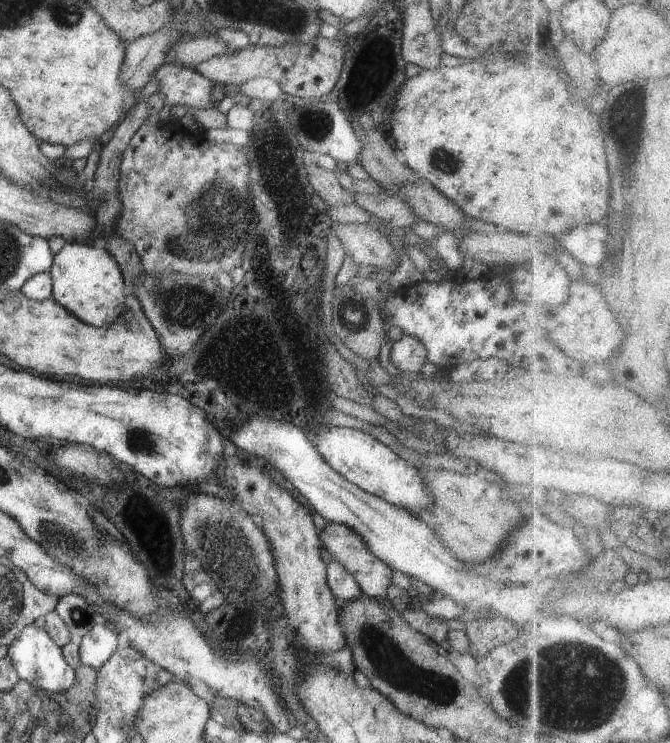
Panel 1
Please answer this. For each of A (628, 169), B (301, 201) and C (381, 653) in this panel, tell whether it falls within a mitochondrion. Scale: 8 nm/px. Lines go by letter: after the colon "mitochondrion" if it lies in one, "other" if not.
A: mitochondrion
B: other
C: mitochondrion

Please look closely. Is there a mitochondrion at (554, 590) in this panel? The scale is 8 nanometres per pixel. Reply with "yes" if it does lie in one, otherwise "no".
no

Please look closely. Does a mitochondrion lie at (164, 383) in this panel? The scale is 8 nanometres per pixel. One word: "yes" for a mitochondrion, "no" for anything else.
no

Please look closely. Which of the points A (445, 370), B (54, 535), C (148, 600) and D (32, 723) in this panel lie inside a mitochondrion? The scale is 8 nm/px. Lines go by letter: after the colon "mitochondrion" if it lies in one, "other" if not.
A: other
B: mitochondrion
C: other
D: mitochondrion

